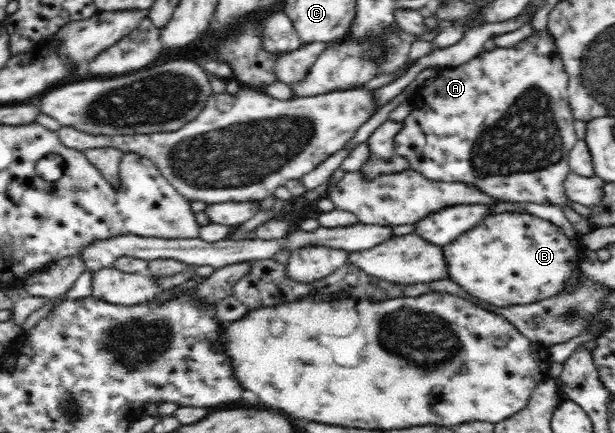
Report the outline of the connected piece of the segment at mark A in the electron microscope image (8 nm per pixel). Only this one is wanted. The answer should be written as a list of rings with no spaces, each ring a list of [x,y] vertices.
[[[547,31],[534,32],[532,36],[518,42],[518,44],[508,47],[494,47],[490,51],[480,53],[476,58],[460,64],[453,68],[441,68],[436,78],[431,80],[427,86],[424,86],[415,91],[410,98],[413,110],[403,120],[402,128],[396,133],[393,138],[393,147],[395,153],[402,158],[405,158],[410,165],[410,169],[419,172],[428,180],[434,182],[463,182],[464,184],[473,184],[477,186],[482,192],[486,193],[497,201],[506,202],[534,202],[534,204],[555,204],[556,206],[563,206],[563,211],[570,223],[573,224],[574,229],[578,234],[588,234],[592,231],[591,226],[587,222],[587,218],[578,214],[576,210],[570,206],[570,199],[566,197],[566,187],[562,182],[566,180],[570,174],[570,167],[568,167],[568,158],[570,150],[574,144],[578,142],[576,137],[576,130],[574,129],[574,115],[570,111],[568,105],[569,96],[569,76],[565,71],[562,59],[559,57],[557,51],[556,41],[552,39],[552,35]]]

